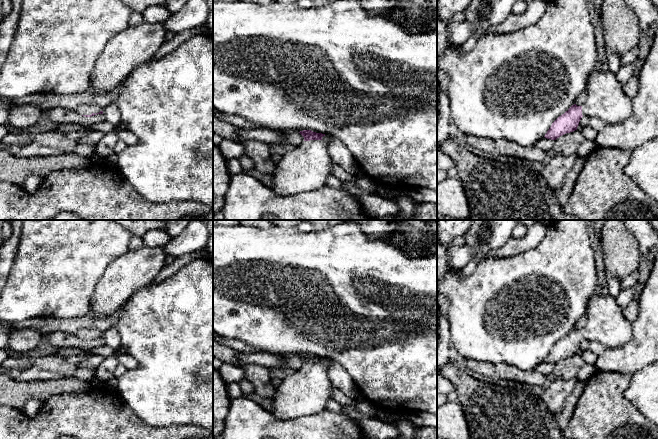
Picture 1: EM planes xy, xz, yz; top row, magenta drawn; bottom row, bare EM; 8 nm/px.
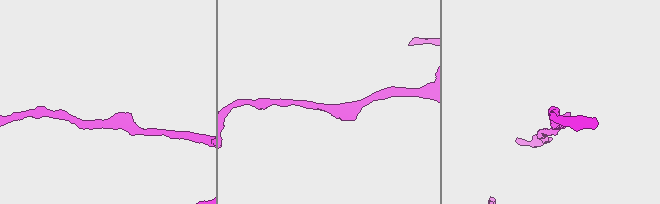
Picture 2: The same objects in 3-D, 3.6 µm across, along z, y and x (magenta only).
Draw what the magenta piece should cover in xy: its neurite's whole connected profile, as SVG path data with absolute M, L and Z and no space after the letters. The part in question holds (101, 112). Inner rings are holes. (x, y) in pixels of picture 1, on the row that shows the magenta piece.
M95 104L80 105L76 111L82 116L91 117L97 114L103 114L103 108Z

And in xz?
M311 130L299 133L304 137L304 141L282 156L272 174L271 189L279 196L320 189L327 185L327 179L333 175L333 159L327 145L322 141L325 134Z

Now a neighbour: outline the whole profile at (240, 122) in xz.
M216 113L216 117L219 119L231 123L238 128L241 129L255 129L255 128L263 128L258 124L255 124L241 116L237 116L235 114L223 114L223 113Z

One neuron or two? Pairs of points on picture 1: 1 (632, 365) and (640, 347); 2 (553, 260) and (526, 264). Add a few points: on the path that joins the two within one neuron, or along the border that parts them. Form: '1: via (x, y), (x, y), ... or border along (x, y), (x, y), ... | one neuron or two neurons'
1: via (632, 361), (632, 358), (639, 351) | one neuron
2: via (546, 264), (533, 264) | one neuron

